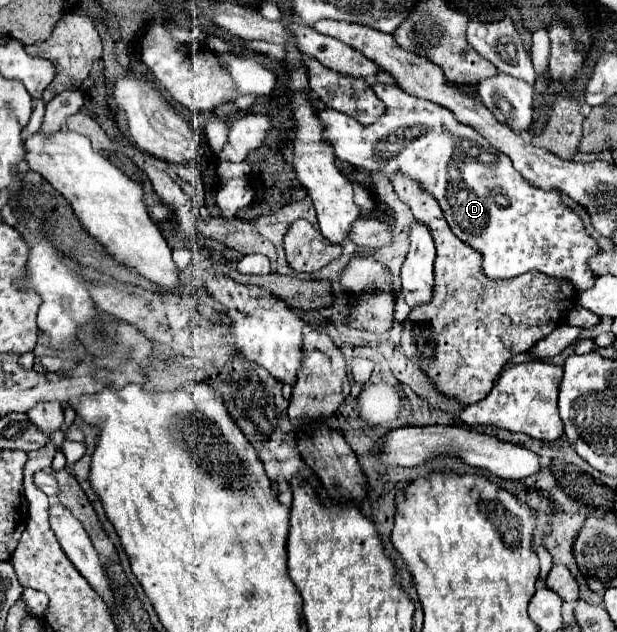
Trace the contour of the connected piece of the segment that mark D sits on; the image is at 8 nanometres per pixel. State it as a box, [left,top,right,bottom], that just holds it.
[319,84,601,290]

